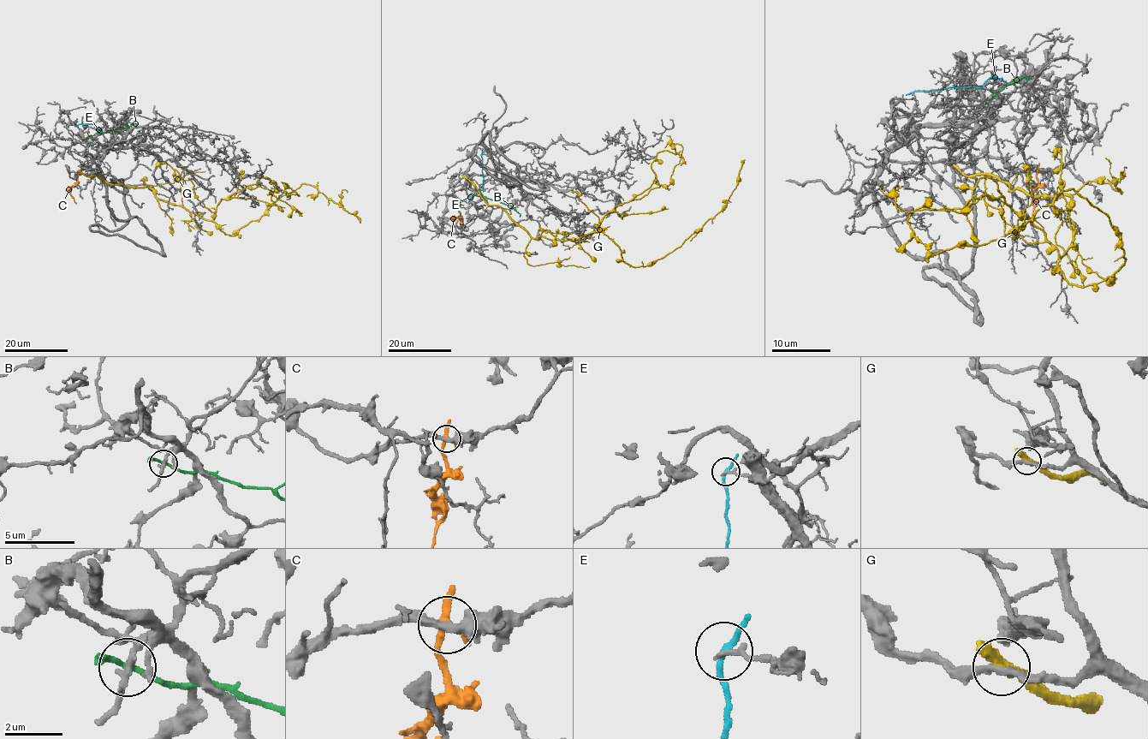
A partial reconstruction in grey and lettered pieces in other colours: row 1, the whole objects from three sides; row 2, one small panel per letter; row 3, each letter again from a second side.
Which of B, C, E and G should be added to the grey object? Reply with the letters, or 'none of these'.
none of these

